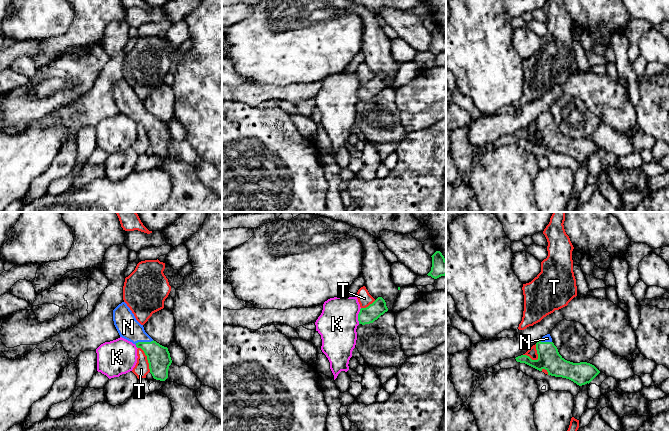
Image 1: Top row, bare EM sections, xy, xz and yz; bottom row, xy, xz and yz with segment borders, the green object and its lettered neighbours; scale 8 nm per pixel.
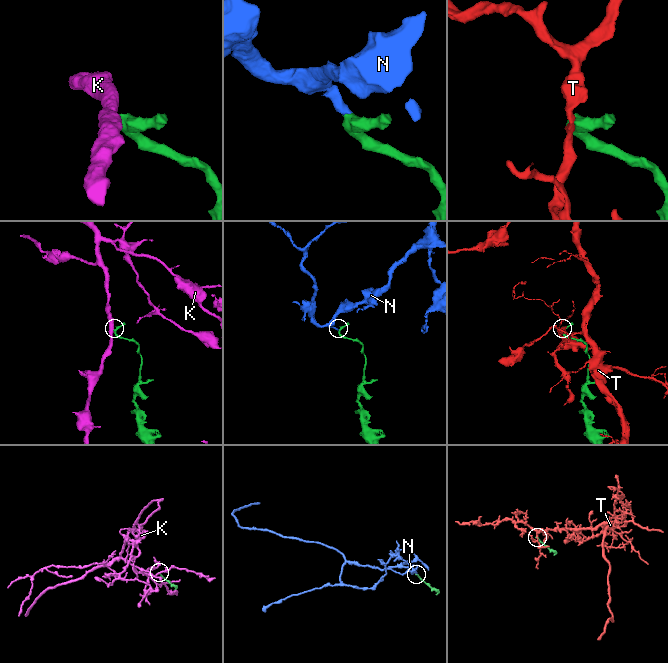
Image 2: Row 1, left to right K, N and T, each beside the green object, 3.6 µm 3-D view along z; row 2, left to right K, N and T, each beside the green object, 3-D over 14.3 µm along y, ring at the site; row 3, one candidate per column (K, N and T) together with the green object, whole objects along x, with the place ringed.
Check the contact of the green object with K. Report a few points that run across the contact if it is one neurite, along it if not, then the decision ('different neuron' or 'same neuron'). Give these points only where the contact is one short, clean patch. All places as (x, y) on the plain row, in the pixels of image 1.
line xz (361, 84), (358, 90), (358, 99); different neuron

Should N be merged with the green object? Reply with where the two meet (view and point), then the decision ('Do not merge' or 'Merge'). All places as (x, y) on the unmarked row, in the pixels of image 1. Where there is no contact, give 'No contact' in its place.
Touches green at xy (144, 118). Merge

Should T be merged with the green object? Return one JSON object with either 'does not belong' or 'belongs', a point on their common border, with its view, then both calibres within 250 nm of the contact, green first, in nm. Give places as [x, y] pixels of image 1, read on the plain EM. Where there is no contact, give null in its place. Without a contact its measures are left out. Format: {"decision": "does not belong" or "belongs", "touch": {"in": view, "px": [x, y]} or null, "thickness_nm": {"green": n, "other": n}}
{"decision": "does not belong", "touch": {"in": "yz", "px": [538, 134]}, "thickness_nm": {"green": 180, "other": 80}}

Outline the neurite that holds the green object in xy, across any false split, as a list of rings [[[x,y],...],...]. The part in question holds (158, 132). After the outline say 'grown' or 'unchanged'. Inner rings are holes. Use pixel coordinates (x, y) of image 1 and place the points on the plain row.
[[[125,78],[113,86],[113,97],[120,113],[132,118],[137,124],[144,127],[153,154],[165,157],[172,139],[168,124],[154,117],[145,108],[143,101],[136,96]]]; grown

